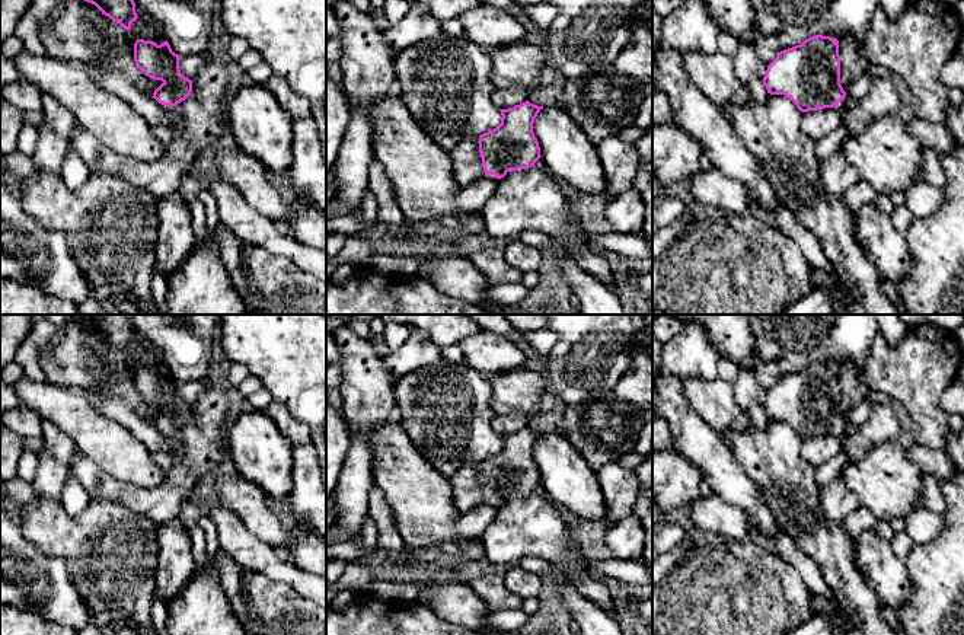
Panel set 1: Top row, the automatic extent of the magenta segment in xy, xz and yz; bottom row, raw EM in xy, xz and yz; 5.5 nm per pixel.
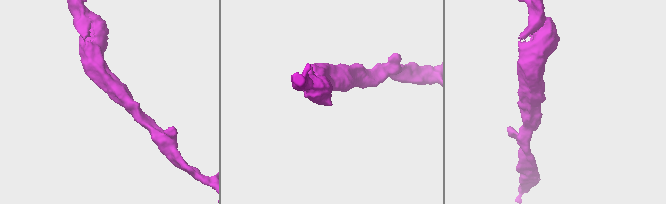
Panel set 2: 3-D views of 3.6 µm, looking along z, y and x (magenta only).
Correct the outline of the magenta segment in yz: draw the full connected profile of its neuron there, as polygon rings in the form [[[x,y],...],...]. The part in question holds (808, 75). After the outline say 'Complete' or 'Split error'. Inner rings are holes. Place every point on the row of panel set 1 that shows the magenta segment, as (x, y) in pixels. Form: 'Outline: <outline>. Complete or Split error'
Outline: [[[815,35],[778,52],[763,84],[767,93],[789,98],[801,112],[837,106],[846,98],[840,84],[839,41]]]. Complete

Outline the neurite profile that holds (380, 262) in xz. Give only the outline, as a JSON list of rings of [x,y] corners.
[[[441,239],[437,246],[430,249],[428,252],[419,256],[395,256],[387,253],[376,252],[370,261],[368,267],[373,268],[376,272],[395,275],[395,277],[411,277],[415,275],[418,267],[435,258],[450,258],[450,256],[462,256],[457,248]]]

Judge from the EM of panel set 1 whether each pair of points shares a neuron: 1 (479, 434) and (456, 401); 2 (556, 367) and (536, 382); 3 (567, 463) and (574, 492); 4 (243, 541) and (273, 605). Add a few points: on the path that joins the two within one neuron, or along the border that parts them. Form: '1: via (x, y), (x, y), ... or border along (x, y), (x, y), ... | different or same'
1: via (471, 426), (456, 409) | same
2: border along (543, 375), (549, 388) | different
3: via (567, 471), (567, 478), (574, 485) | same
4: border along (252, 571), (262, 573), (291, 587) | different

